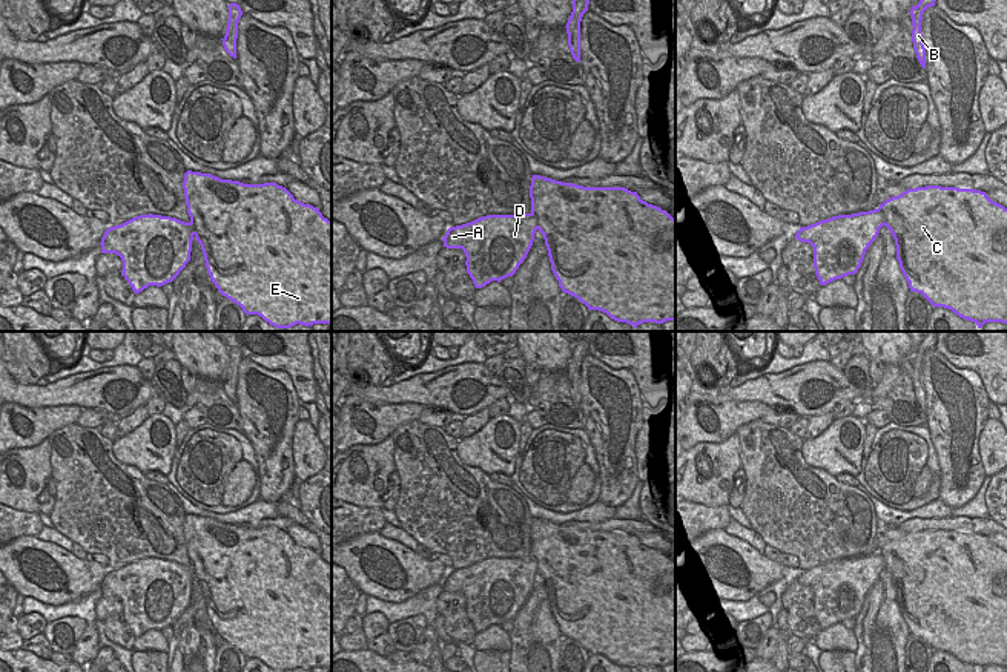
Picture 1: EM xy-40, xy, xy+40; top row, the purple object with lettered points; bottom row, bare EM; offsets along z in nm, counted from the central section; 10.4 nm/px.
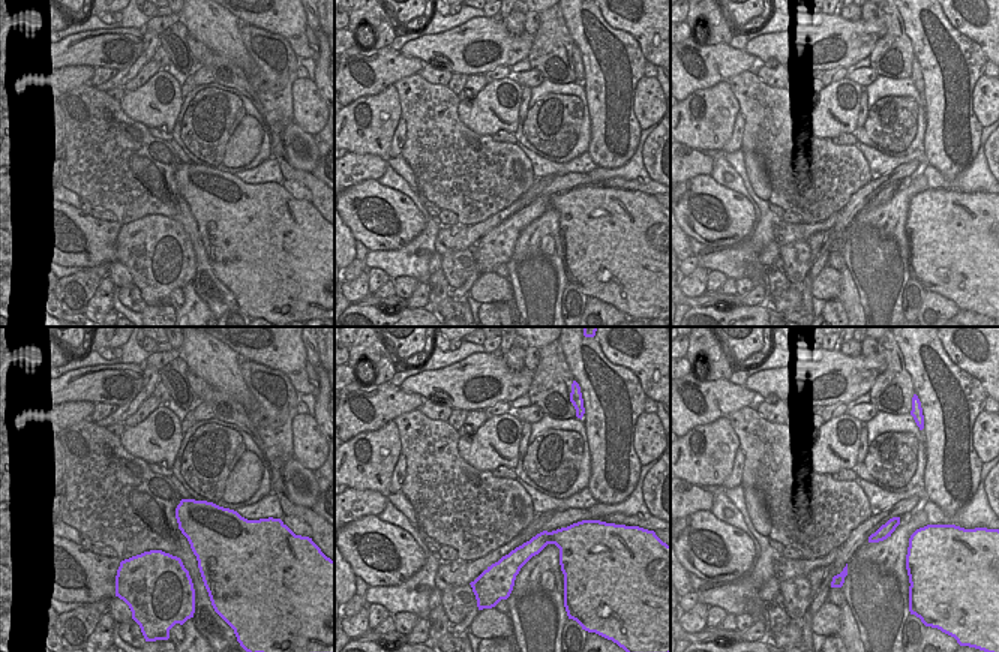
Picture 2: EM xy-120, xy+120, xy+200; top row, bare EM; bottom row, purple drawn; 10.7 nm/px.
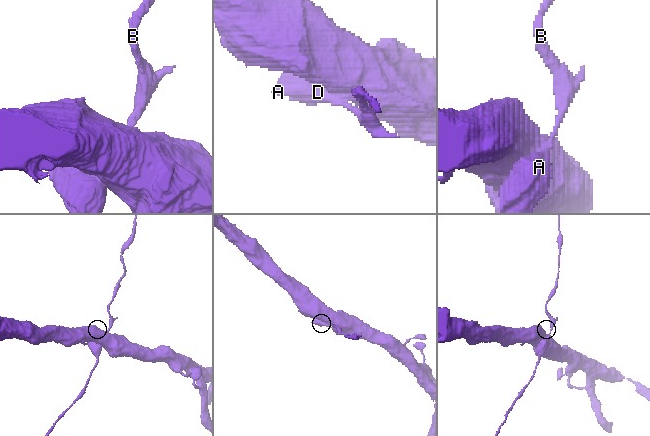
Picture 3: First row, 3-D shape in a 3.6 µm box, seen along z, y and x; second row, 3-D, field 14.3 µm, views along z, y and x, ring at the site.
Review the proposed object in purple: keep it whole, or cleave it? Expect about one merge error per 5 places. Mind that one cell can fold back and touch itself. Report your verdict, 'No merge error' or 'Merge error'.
No merge error

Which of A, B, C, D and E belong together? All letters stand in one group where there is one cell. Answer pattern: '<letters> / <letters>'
A B C D E

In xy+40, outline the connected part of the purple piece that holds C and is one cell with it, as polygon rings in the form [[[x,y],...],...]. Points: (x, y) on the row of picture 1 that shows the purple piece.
[[[926,186],[907,189],[878,209],[838,215],[800,227],[795,238],[814,247],[814,268],[821,285],[861,267],[866,250],[886,226],[896,245],[900,268],[910,292],[921,293],[933,307],[952,310],[981,328],[986,322],[1007,324],[1007,209],[986,192]]]

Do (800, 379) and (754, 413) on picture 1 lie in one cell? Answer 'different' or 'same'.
different

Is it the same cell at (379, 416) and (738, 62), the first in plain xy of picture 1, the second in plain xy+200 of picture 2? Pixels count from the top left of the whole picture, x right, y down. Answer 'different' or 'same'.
same

